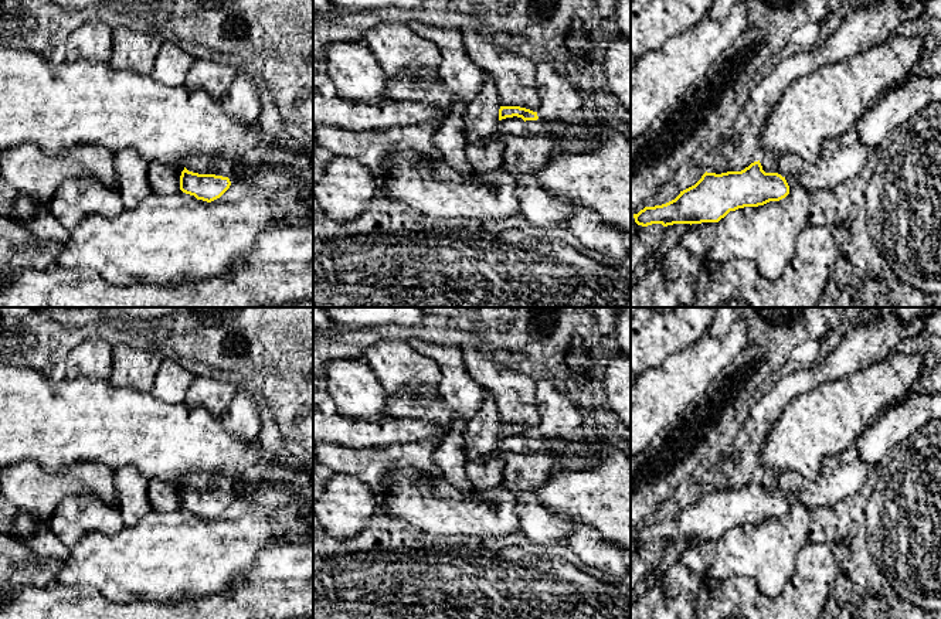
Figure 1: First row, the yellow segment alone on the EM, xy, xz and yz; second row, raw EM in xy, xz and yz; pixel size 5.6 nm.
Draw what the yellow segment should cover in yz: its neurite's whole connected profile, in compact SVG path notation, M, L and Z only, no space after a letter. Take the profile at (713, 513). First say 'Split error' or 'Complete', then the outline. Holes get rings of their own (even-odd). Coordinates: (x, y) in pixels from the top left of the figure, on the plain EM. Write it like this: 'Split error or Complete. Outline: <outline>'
Split error. Outline: M856 448L825 459L821 475L812 480L798 472L782 472L777 489L765 490L758 479L741 489L704 490L692 504L662 523L633 531L642 544L662 541L719 540L730 528L779 518L789 511L787 494L794 493L809 510L840 503L857 492L879 465L864 462Z

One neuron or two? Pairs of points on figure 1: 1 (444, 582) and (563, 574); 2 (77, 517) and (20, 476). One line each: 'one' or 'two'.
1: one
2: two

